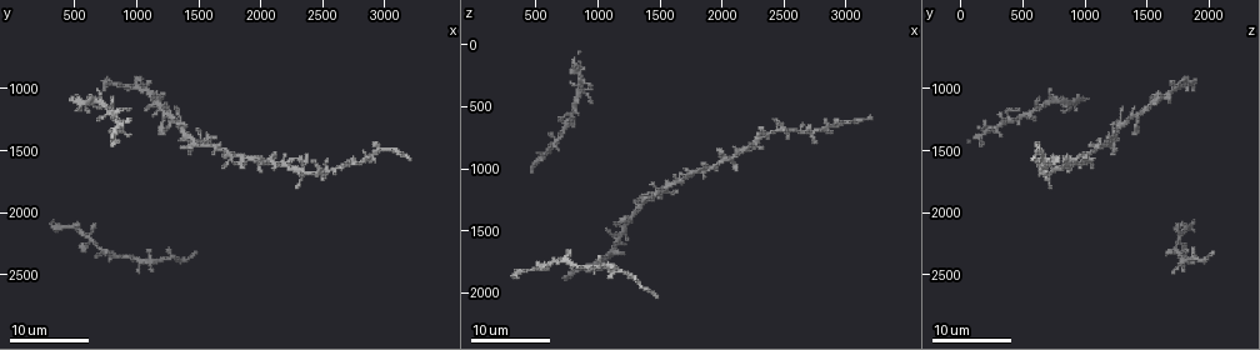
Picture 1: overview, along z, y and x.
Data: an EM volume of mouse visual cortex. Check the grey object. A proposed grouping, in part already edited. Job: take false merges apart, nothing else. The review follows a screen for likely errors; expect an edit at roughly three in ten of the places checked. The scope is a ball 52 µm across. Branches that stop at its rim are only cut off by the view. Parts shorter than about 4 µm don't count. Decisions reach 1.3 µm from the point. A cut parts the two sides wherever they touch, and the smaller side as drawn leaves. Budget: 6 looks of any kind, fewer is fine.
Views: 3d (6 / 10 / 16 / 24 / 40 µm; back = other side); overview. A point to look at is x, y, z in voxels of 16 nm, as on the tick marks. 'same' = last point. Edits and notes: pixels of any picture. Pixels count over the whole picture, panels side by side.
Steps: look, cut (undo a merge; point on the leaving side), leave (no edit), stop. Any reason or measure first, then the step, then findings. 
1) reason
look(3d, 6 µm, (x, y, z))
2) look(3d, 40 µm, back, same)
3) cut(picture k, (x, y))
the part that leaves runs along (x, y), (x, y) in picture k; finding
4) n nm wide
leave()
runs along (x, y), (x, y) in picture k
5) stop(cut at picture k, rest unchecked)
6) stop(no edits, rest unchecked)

four arms meet
look(3d, 24 µm, (1180, 2400, 1820))

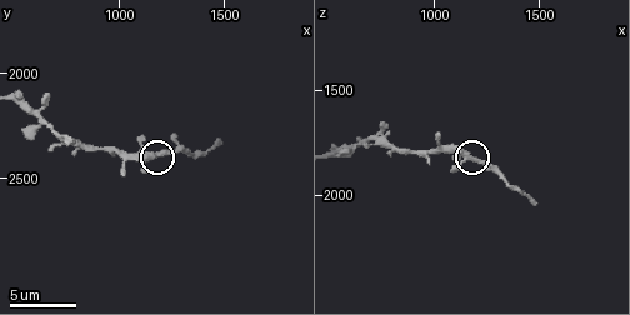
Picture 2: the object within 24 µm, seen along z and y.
look(3d, 6 µm, (1150, 2400, 1810))

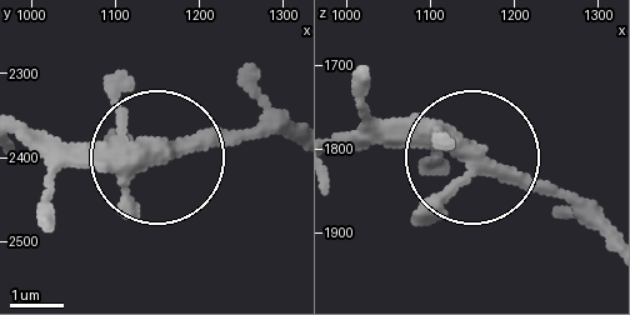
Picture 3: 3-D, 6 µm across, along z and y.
4 arms
leave()
one cell here

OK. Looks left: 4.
four arms meet
look(3d, 6 µm, (620, 2190, 1780))

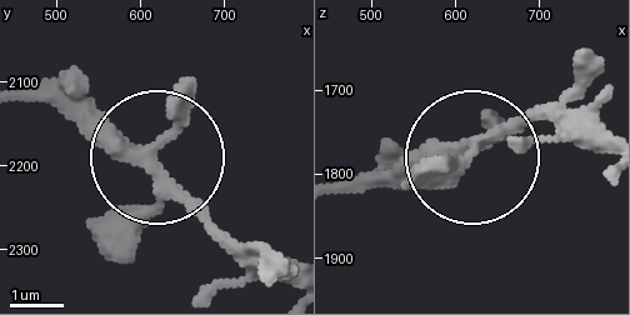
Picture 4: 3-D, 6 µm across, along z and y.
look(3d, 6 µm, back, (605, 2195, 1770))

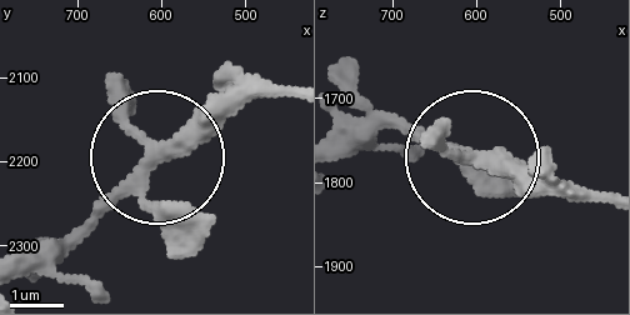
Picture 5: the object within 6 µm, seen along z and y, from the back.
4 arms
leave()
continuous, no second cell

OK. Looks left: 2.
stop(no edits, rest unchecked)

